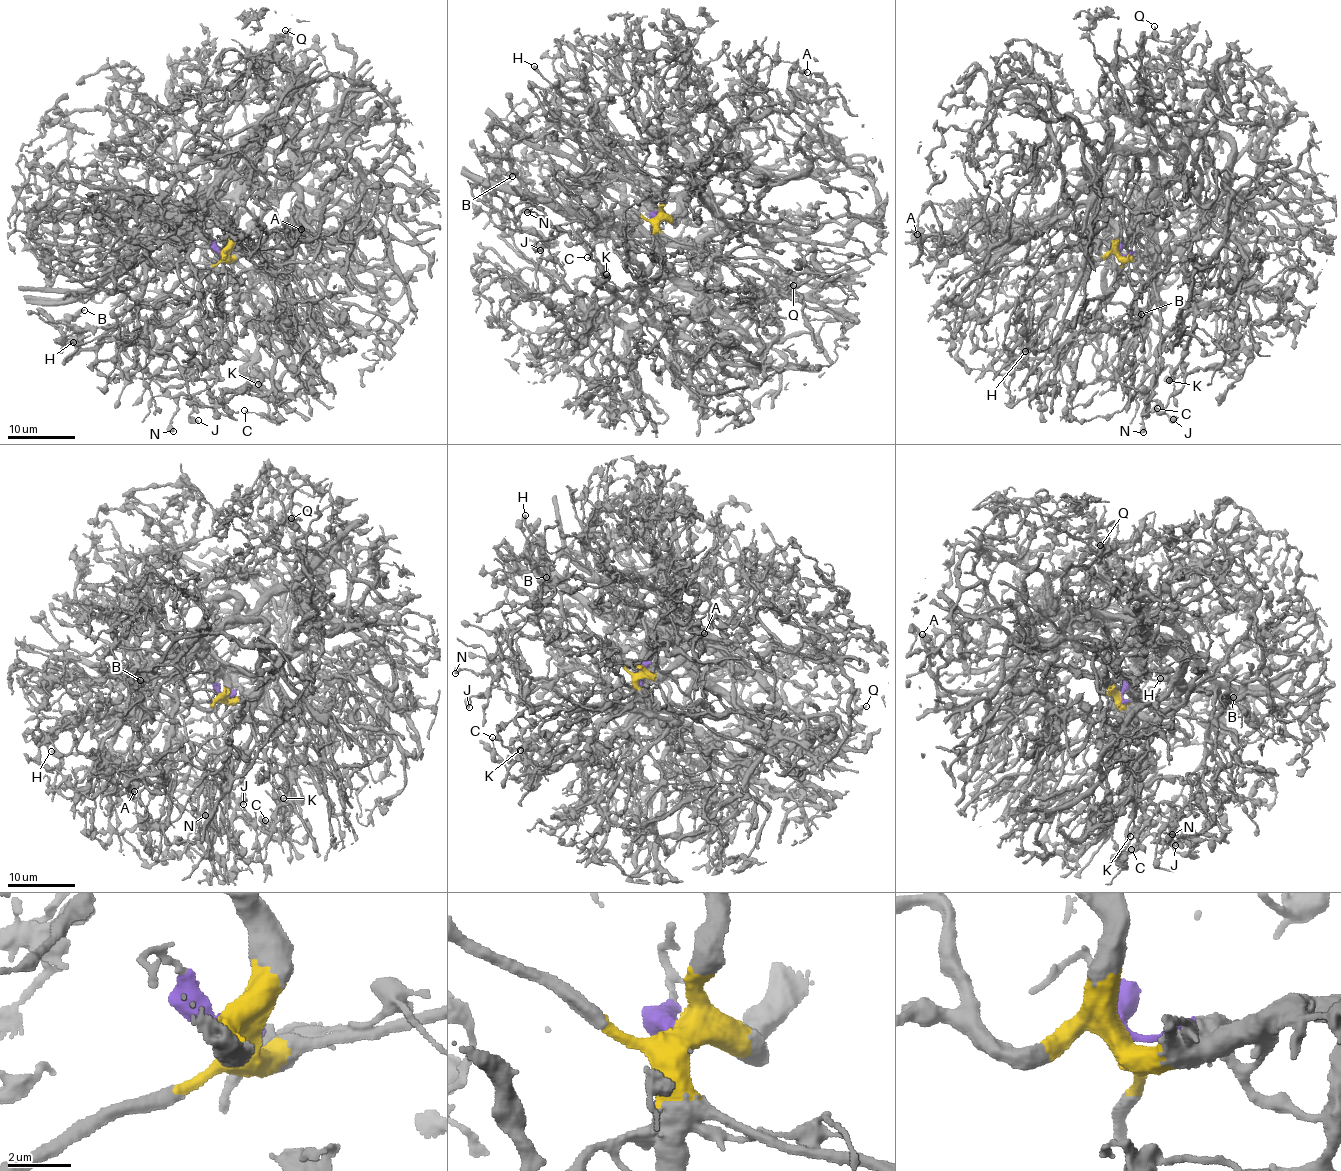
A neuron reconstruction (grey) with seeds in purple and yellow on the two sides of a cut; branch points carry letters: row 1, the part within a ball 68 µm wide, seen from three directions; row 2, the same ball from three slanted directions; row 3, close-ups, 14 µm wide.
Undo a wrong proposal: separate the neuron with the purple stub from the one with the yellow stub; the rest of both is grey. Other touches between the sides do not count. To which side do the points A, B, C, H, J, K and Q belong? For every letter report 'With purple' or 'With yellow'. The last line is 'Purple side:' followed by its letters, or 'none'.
A: With yellow
B: With yellow
C: With purple
H: With yellow
J: With purple
K: With purple
Q: With yellow
Purple side: C, J, K

